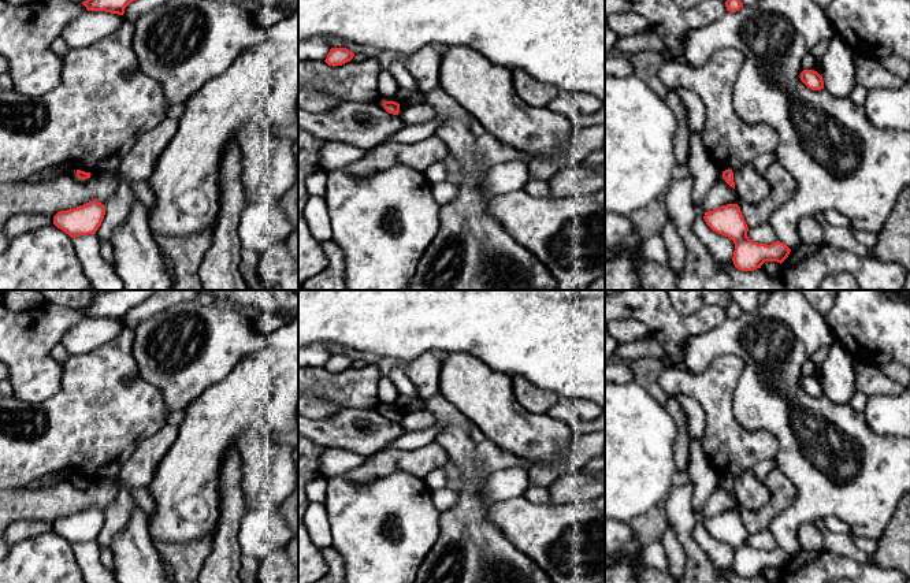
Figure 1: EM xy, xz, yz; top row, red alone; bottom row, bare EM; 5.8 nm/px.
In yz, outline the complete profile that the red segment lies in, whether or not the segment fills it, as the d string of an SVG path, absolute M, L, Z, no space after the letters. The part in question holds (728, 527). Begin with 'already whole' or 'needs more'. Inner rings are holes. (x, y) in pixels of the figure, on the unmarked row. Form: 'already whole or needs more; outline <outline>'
already whole; outline M727 510L705 519L706 531L716 539L731 545L735 550L732 568L740 578L754 578L765 568L783 569L791 556L776 547L770 552L754 549L747 543L749 534L738 510Z

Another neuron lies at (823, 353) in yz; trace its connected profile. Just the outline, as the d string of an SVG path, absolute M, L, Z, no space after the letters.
M828 346L820 348L813 356L811 361L817 365L817 379L822 382L824 375L822 375L822 365L829 357L829 349Z

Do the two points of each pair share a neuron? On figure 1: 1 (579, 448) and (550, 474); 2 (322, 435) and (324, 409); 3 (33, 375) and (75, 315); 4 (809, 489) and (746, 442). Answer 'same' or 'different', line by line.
1: same
2: different
3: same
4: different

